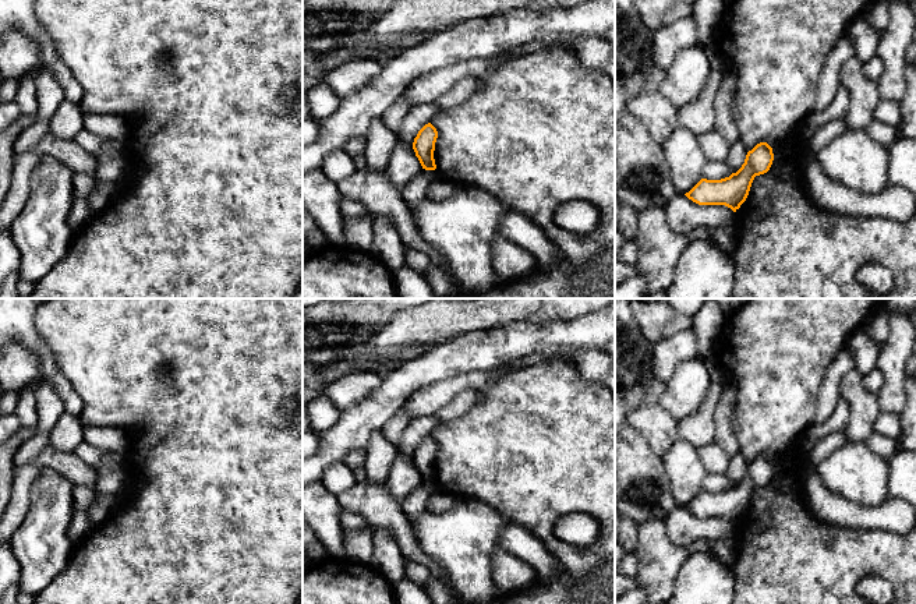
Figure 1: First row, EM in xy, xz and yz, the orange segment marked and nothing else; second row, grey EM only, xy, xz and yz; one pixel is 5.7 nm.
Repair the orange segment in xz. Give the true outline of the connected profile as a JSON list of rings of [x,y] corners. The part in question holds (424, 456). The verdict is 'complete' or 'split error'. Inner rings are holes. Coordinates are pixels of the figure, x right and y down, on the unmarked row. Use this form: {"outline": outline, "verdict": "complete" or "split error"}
{"outline": [[[431,435],[425,437],[414,451],[413,462],[422,483],[402,504],[402,509],[409,520],[414,520],[424,513],[431,495],[436,491],[434,484],[436,481],[434,471],[436,451],[438,444]]], "verdict": "split error"}

